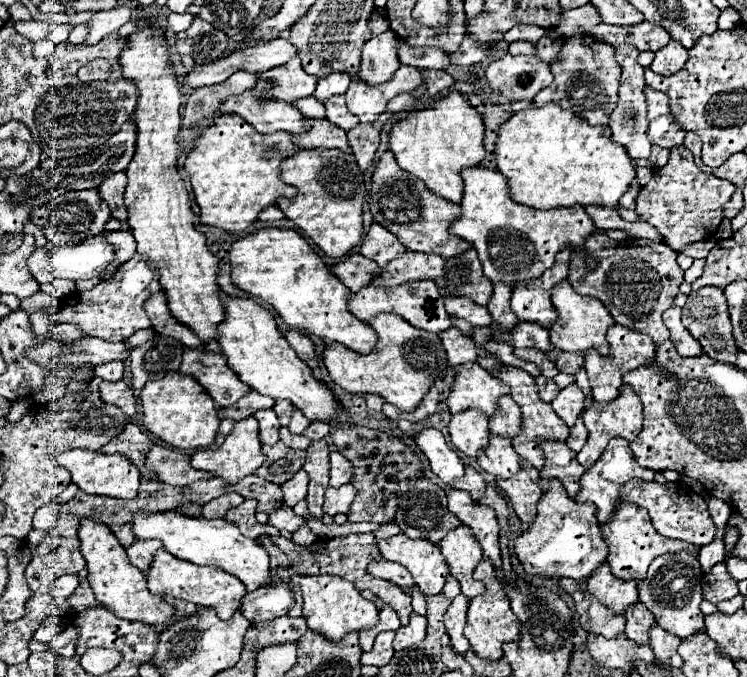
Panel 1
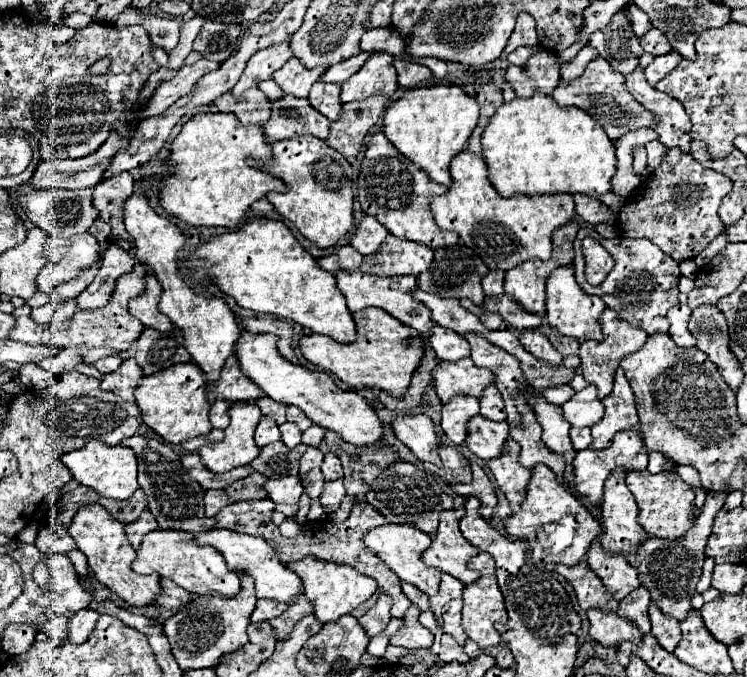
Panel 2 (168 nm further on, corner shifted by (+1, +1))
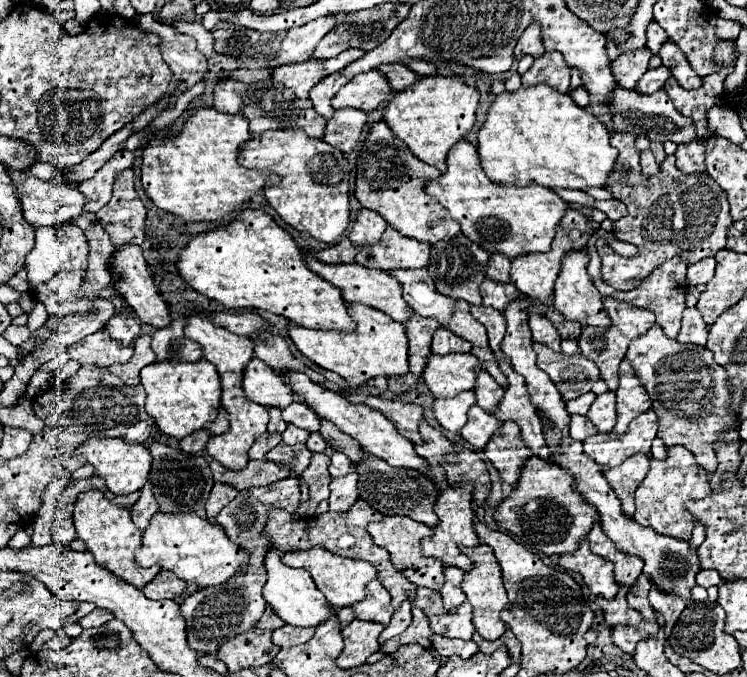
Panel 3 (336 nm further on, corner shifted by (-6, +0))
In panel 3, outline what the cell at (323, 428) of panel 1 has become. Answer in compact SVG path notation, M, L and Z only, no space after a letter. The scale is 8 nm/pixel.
M313 432L313 434L307 438L305 446L307 446L311 452L323 452L323 450L327 448L327 442L319 436L319 432Z

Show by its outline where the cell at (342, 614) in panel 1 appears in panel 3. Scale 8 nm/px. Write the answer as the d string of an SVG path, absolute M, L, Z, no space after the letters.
M321 546L303 550L303 552L299 552L299 550L285 552L281 560L285 564L289 564L289 566L301 566L301 568L305 568L311 574L315 586L325 594L325 598L329 600L331 608L335 608L335 610L351 606L351 604L363 600L365 586L371 580L377 578L375 576L375 566L371 566L369 562L365 562L365 560L353 560L353 558L343 558L343 556L337 556L337 554L333 554L333 552L329 552L329 550L321 548Z

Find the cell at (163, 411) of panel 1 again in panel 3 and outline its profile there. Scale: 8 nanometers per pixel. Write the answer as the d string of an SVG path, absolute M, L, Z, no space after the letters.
M201 358L197 362L153 362L141 370L141 384L147 392L145 412L155 420L161 432L177 440L201 430L205 424L213 422L221 408L221 380L217 368Z

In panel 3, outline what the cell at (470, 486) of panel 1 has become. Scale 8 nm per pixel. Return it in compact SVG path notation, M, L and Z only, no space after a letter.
M425 420L419 422L419 432L423 438L423 446L415 446L415 452L423 458L431 458L431 456L441 456L441 460L447 462L457 462L459 456L455 454L451 440L437 428L431 428Z

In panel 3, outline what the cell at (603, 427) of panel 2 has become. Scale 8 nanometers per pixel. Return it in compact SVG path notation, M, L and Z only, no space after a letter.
M633 372L621 374L617 388L617 424L613 434L623 434L633 418L651 408L651 398Z

